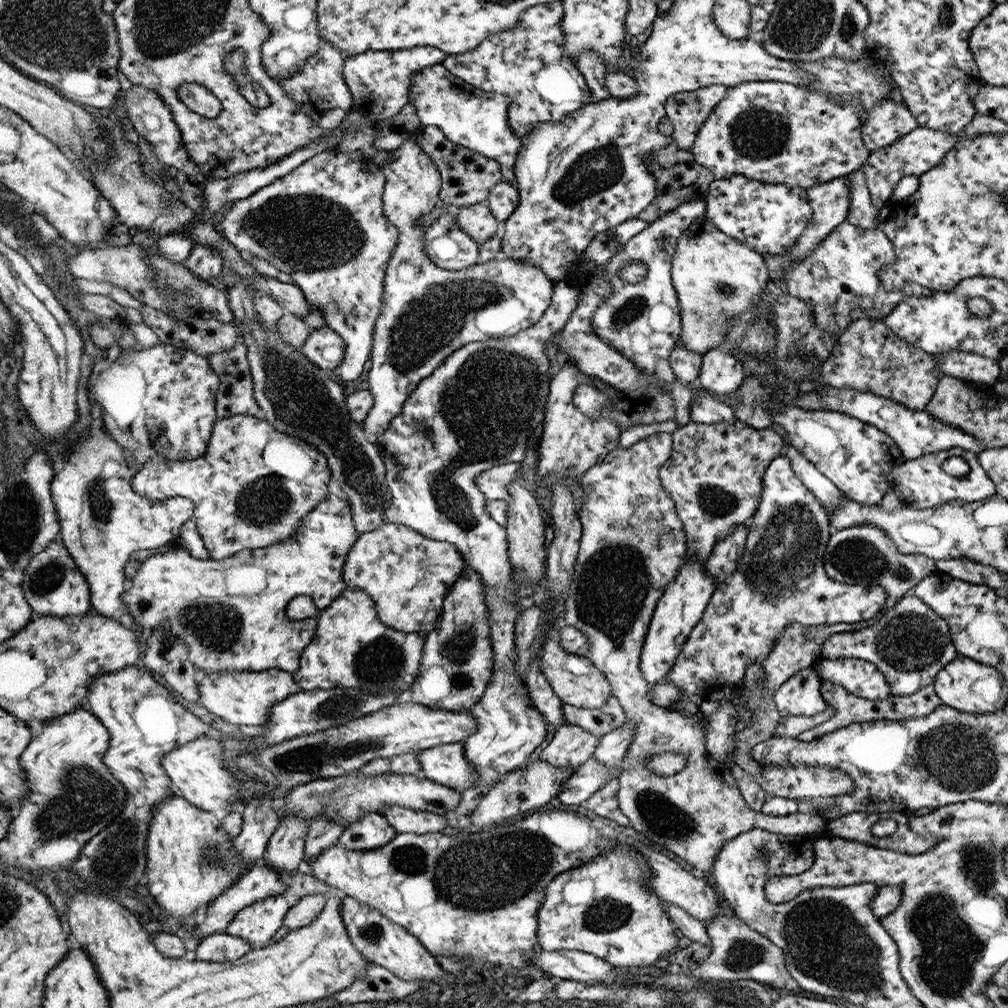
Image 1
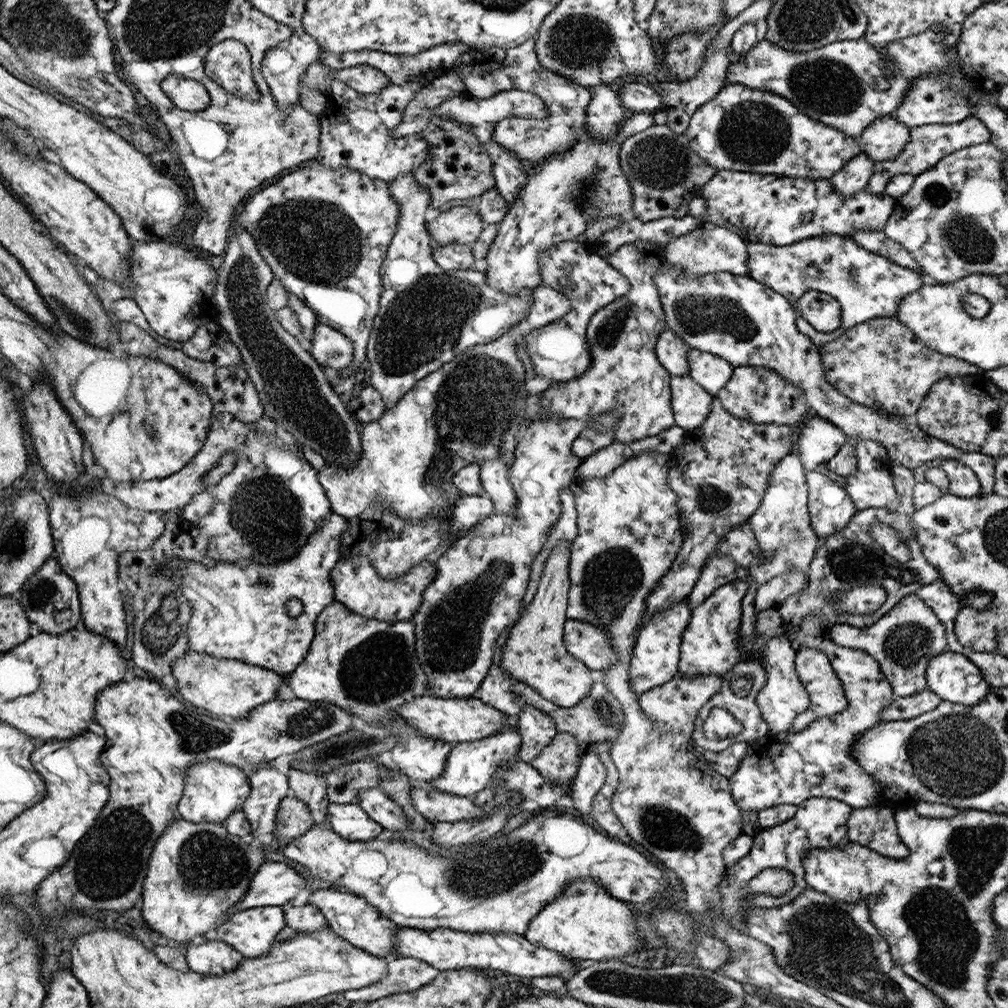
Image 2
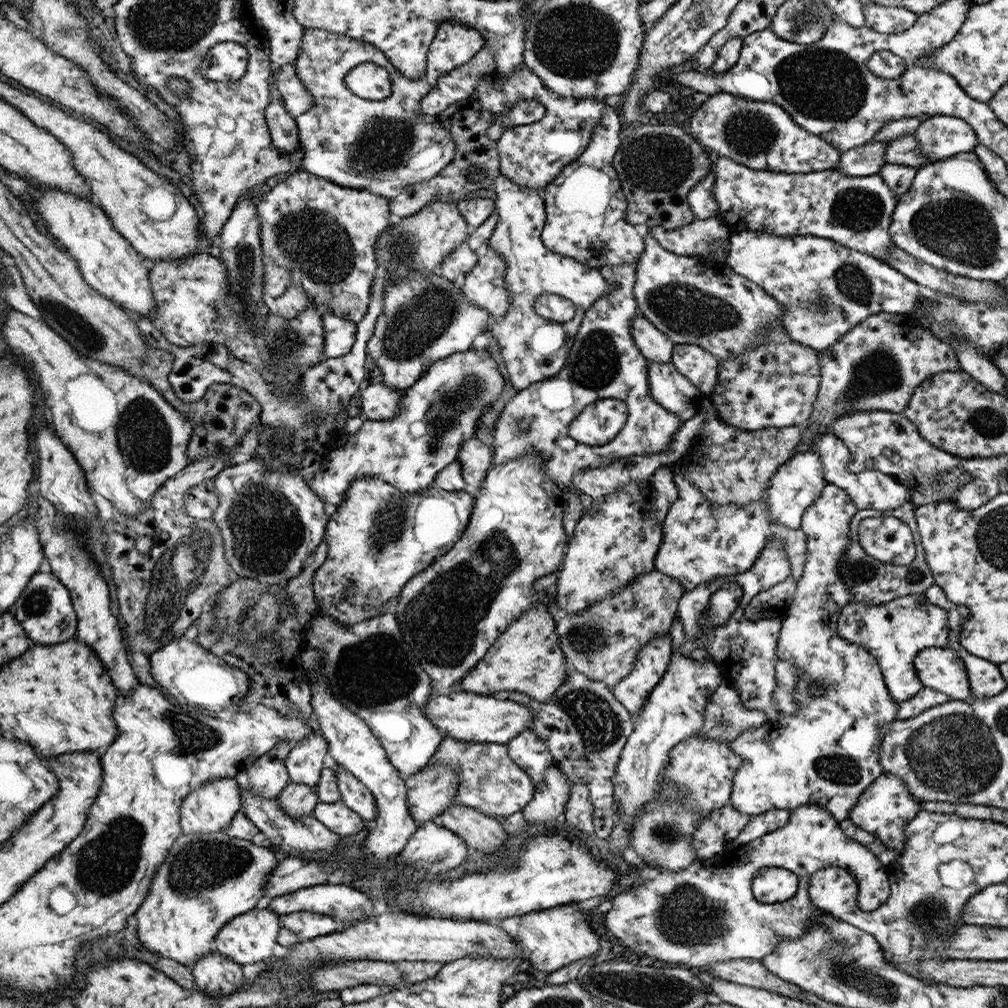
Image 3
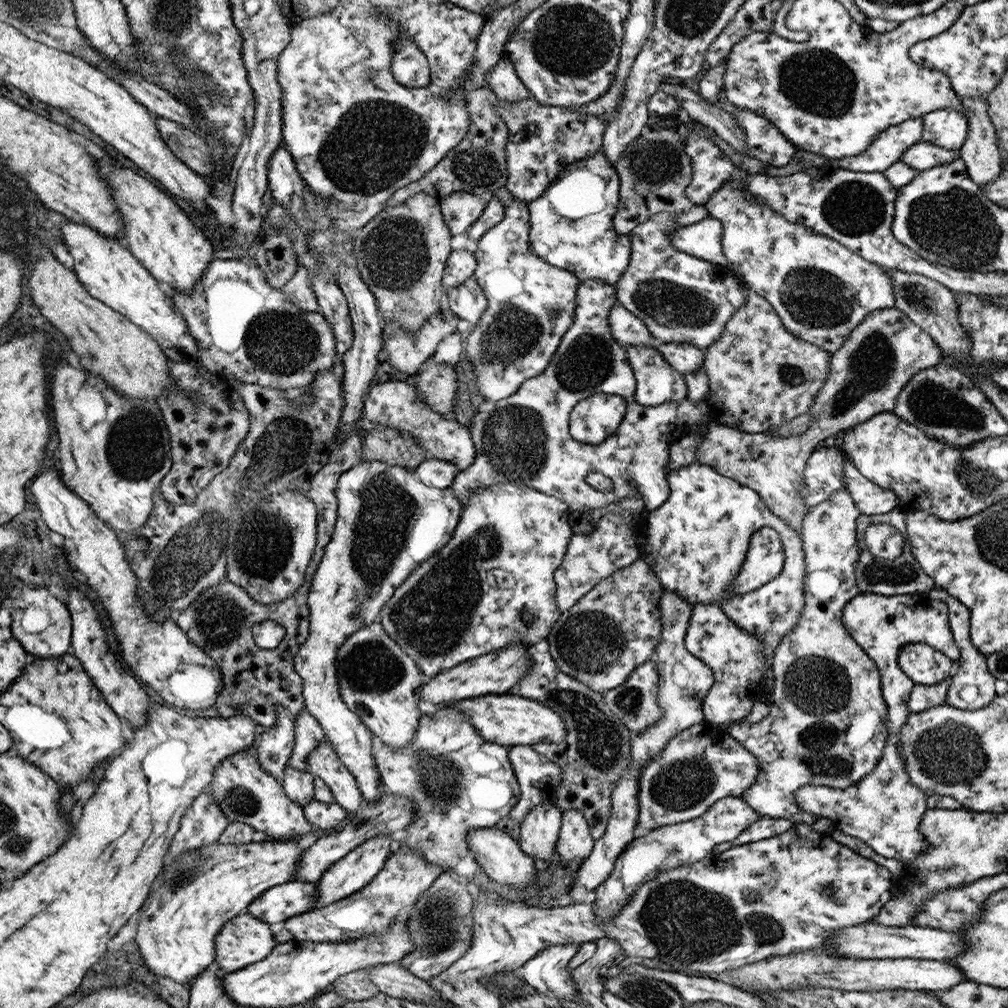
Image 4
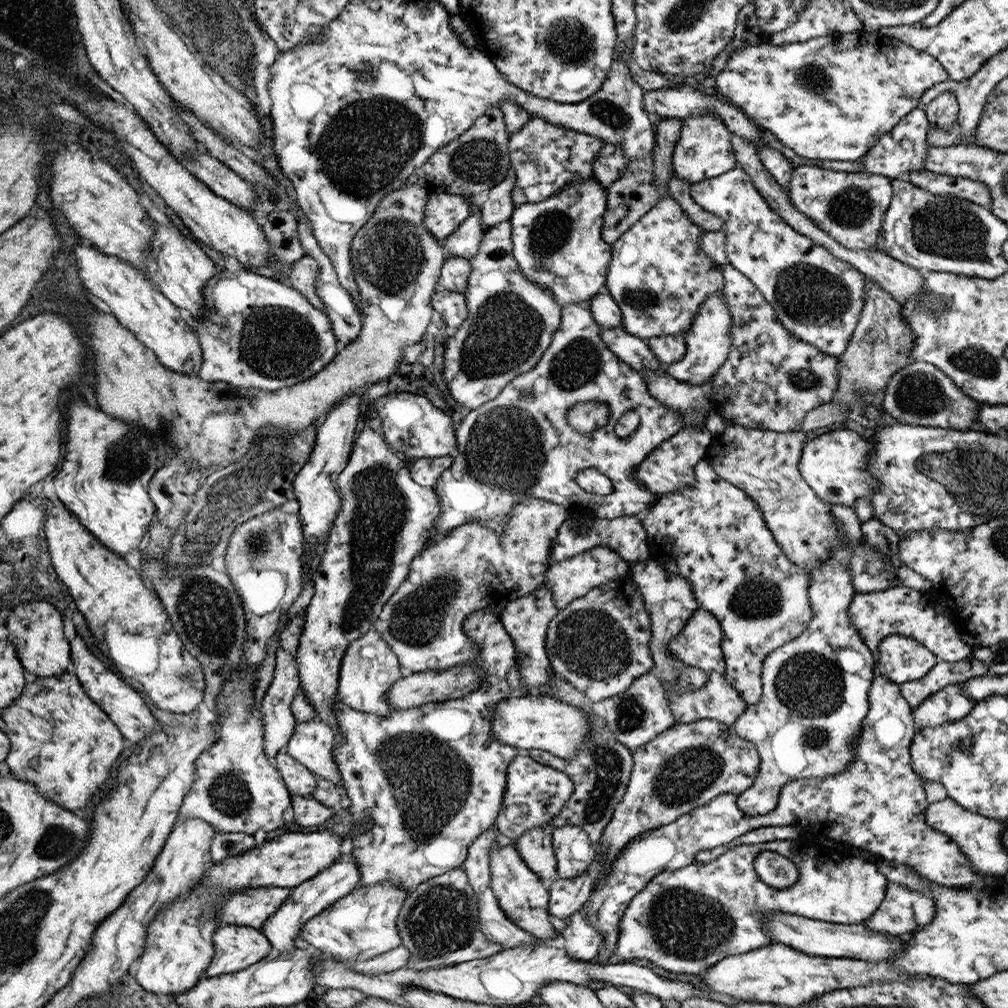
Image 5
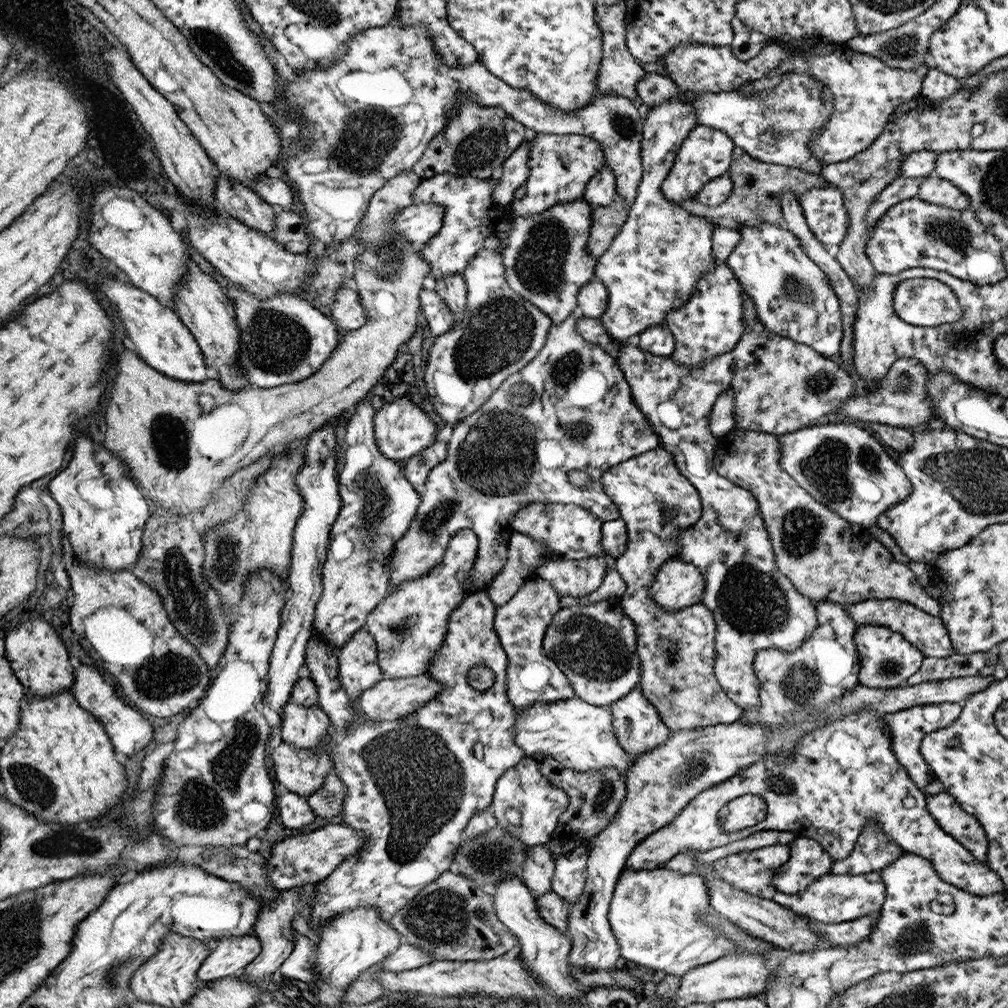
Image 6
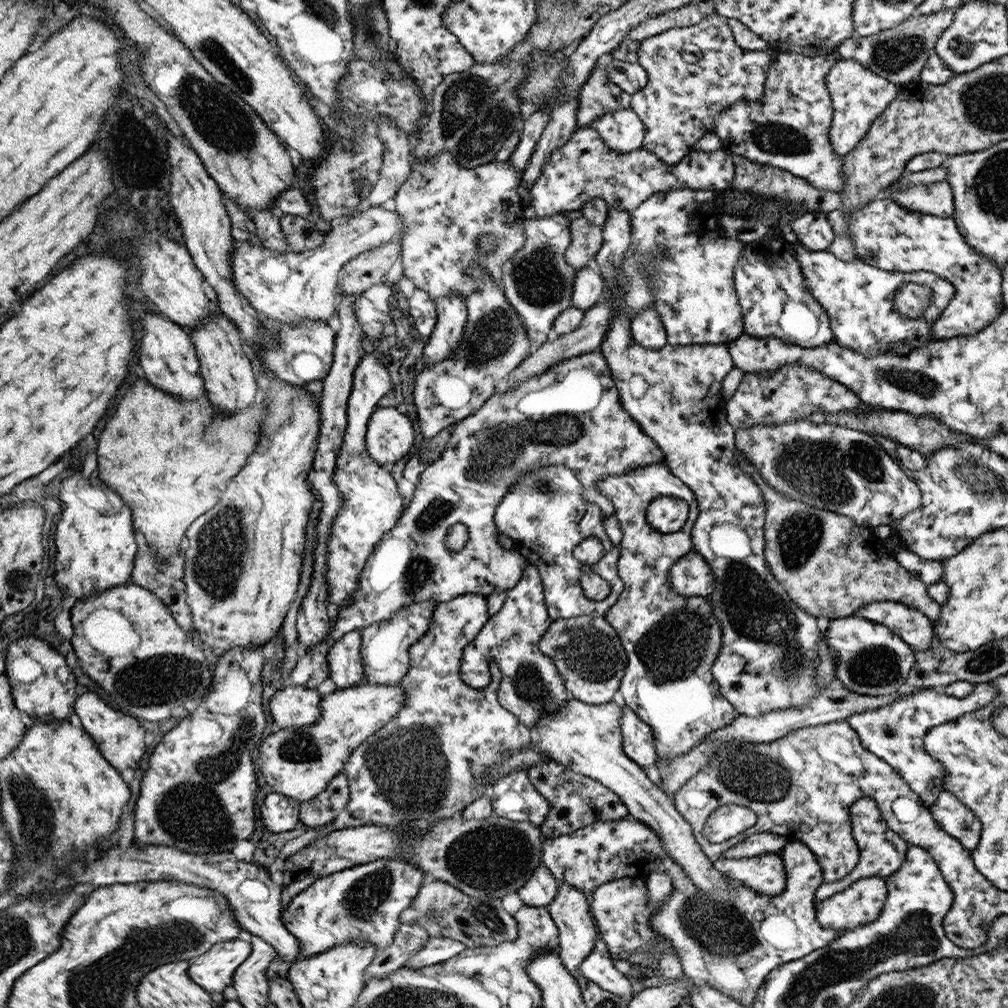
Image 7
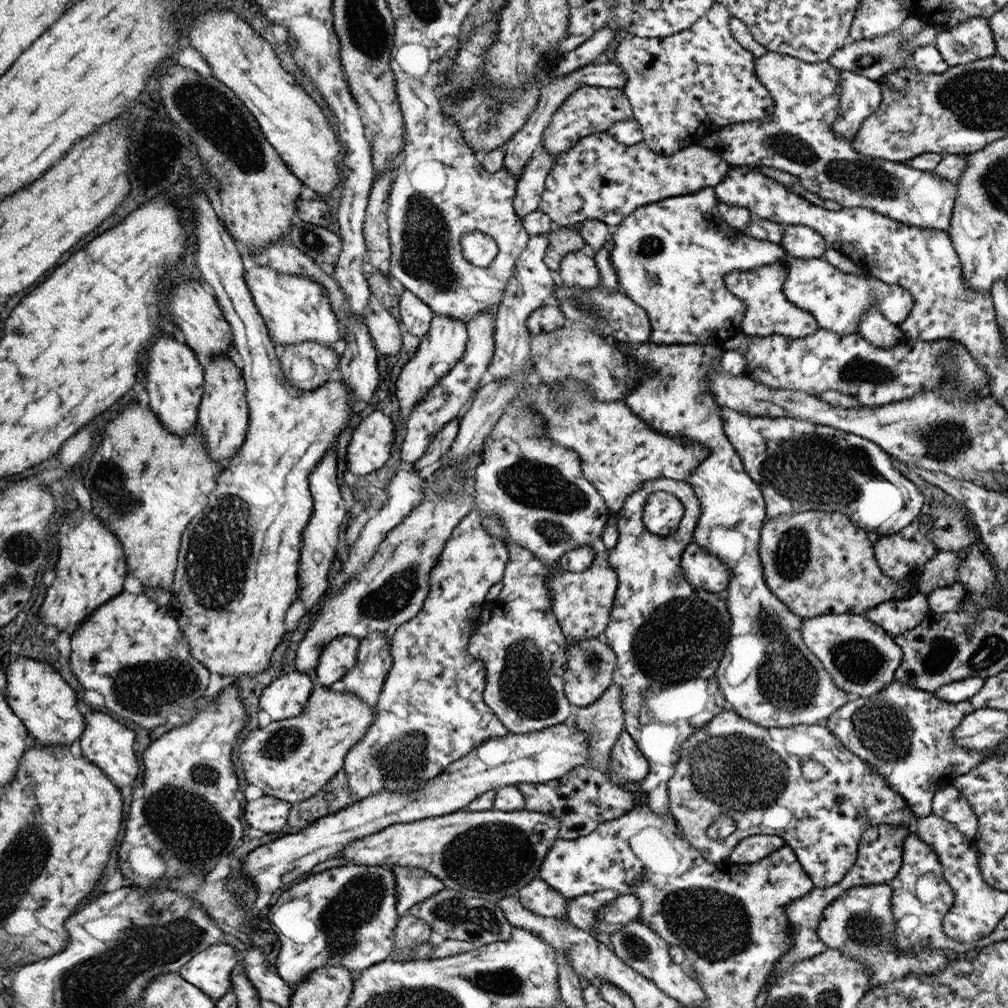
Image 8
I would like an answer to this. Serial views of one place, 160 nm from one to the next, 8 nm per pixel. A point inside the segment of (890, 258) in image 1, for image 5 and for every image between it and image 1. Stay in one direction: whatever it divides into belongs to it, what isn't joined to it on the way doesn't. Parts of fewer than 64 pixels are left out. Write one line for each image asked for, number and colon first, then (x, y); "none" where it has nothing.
2: (866, 285)
3: (828, 289)
4: (821, 290)
5: (819, 298)

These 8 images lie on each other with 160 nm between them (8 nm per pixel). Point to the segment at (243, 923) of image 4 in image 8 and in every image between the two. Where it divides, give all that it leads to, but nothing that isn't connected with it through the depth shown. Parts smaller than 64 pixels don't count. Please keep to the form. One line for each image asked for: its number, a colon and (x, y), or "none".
5: (237, 947)
6: (232, 955)
7: (215, 970)
8: (210, 970)

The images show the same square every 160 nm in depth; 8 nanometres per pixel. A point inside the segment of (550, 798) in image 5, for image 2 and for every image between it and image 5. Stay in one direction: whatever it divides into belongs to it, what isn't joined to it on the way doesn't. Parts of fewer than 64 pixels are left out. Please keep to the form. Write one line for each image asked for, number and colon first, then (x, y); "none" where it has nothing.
2: (538, 729)
3: (528, 750)
4: (539, 778)

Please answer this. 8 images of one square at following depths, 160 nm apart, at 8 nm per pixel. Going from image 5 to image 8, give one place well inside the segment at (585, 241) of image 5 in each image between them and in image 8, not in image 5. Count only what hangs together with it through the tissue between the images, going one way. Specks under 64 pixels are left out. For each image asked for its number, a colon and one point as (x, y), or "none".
6: (547, 261)
7: (538, 282)
8: (532, 285)

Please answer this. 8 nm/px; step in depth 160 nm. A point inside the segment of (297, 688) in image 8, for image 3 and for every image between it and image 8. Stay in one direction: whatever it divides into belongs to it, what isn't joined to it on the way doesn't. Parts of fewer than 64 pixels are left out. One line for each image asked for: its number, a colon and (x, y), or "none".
3: (356, 795)
4: (323, 762)
5: (313, 744)
6: (305, 727)
7: (293, 707)

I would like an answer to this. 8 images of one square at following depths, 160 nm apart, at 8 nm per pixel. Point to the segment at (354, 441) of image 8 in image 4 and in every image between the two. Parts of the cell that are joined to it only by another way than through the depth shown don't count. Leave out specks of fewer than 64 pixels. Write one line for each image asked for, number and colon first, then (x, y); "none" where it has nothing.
4: (394, 404)
5: (412, 424)
6: (402, 429)
7: (390, 435)

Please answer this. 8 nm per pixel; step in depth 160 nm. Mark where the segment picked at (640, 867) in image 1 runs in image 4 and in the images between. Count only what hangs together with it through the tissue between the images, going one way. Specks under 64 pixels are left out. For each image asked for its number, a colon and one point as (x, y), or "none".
2: (586, 921)
3: (552, 939)
4: (548, 972)

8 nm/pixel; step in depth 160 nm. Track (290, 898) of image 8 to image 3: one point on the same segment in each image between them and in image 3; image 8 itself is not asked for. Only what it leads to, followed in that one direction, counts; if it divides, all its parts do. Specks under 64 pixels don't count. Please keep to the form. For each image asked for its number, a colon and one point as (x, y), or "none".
3: (489, 781)
4: (462, 782)
5: (434, 778)
6: (413, 784)
7: (365, 902)

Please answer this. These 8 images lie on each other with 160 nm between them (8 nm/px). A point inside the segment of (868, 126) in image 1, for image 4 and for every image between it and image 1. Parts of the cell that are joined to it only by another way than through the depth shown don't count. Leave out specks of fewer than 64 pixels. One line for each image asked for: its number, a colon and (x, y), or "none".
2: (885, 138)
3: (906, 151)
4: (923, 155)

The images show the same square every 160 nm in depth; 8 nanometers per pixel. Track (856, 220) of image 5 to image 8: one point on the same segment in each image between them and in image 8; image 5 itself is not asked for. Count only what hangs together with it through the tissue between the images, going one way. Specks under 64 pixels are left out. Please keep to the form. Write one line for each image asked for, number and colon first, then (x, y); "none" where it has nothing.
6: (823, 207)
7: (815, 232)
8: (799, 241)

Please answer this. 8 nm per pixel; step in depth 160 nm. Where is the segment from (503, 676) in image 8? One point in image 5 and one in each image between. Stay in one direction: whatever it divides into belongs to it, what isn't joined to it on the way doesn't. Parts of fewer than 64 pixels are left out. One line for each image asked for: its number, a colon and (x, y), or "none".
5: (526, 619)
6: (533, 677)
7: (532, 687)

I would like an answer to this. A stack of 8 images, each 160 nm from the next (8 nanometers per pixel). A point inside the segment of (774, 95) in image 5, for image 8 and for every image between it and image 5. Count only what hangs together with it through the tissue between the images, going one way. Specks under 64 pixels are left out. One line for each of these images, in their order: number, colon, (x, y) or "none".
6: (866, 92)
7: (860, 96)
8: (860, 97)

